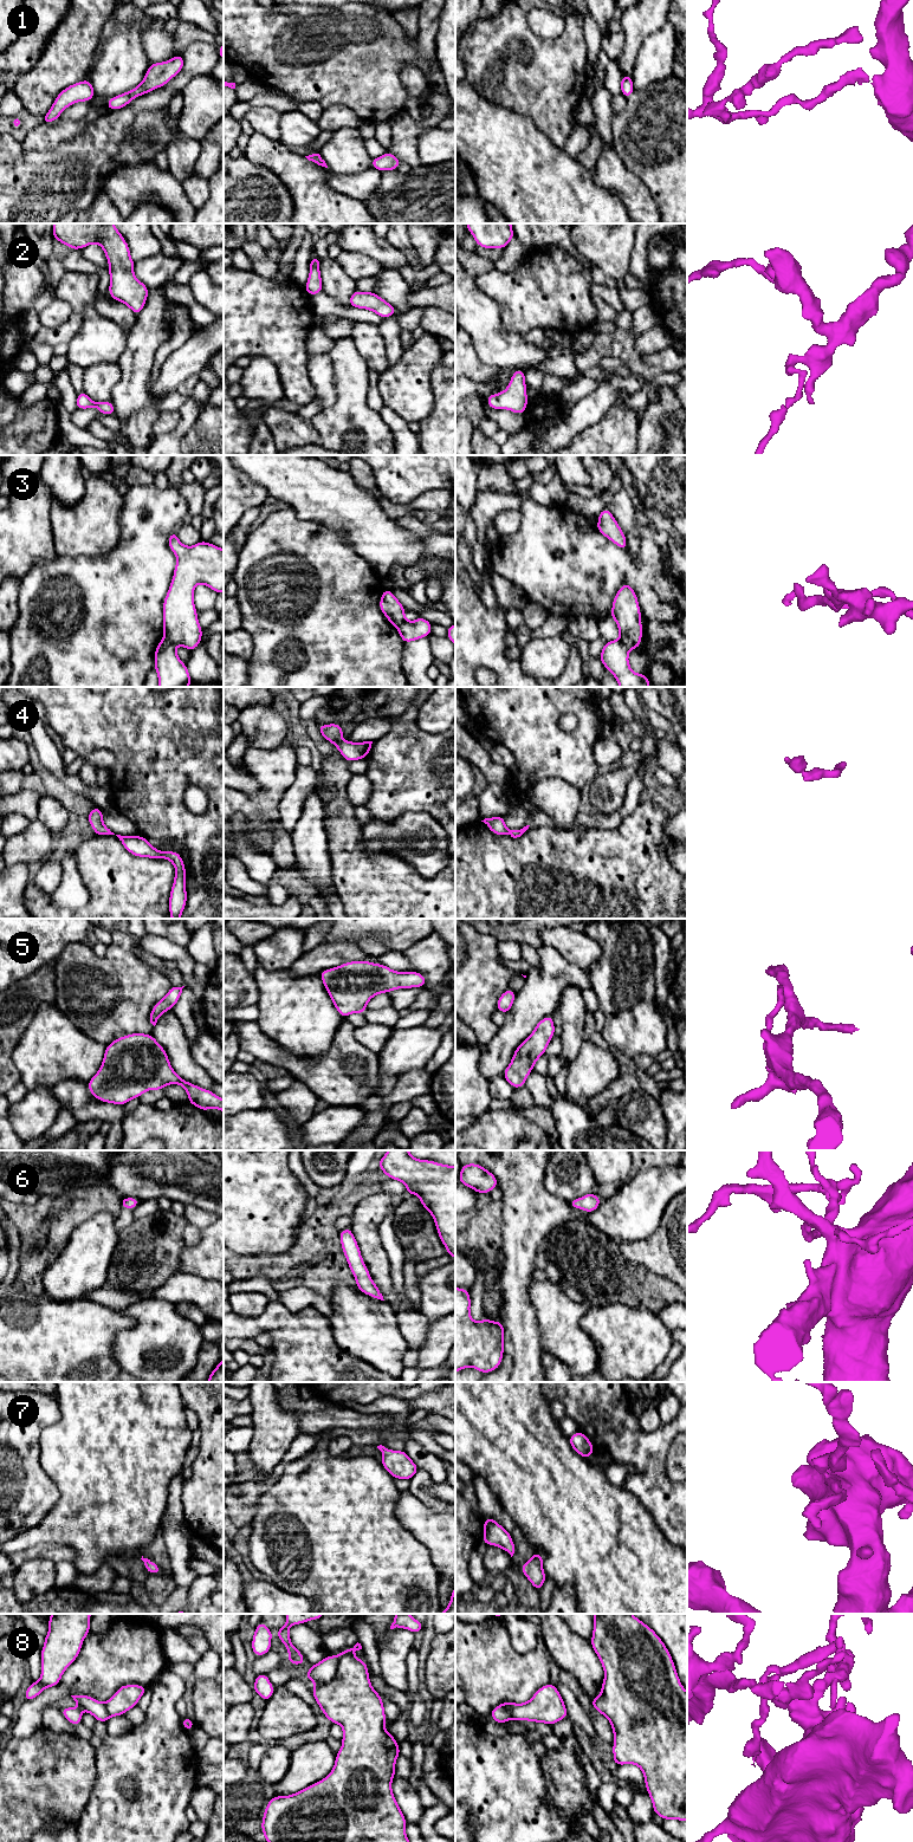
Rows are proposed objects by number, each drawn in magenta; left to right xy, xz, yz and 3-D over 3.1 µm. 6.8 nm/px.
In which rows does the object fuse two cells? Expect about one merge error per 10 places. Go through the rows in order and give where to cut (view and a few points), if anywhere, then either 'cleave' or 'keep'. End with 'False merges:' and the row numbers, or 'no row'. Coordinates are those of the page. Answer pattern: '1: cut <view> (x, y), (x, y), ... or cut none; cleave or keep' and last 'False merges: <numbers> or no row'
1: cut none; keep
2: cut none; keep
3: cut xy (164, 635), (174, 647); cleave
4: cut none; keep
5: cut none; keep
6: cut none; keep
7: cut none; keep
8: cut none; keep
False merges: 3

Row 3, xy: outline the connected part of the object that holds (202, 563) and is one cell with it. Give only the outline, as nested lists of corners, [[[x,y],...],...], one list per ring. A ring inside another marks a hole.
[[[174,531],[169,536],[168,545],[177,560],[173,581],[163,601],[163,633],[174,647],[183,646],[192,651],[202,641],[202,627],[199,624],[194,605],[194,588],[198,584],[205,584],[216,594],[224,592],[224,549],[202,540],[194,546],[184,546]]]

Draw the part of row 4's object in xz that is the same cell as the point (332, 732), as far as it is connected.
[[[338,724],[318,725],[324,739],[332,742],[347,761],[365,759],[370,753],[373,741],[352,742],[342,739],[343,728]]]

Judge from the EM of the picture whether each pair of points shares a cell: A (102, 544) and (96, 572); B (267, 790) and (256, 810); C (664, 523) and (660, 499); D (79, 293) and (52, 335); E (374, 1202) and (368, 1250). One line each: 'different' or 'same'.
A: different
B: same
C: different
D: same
E: same

